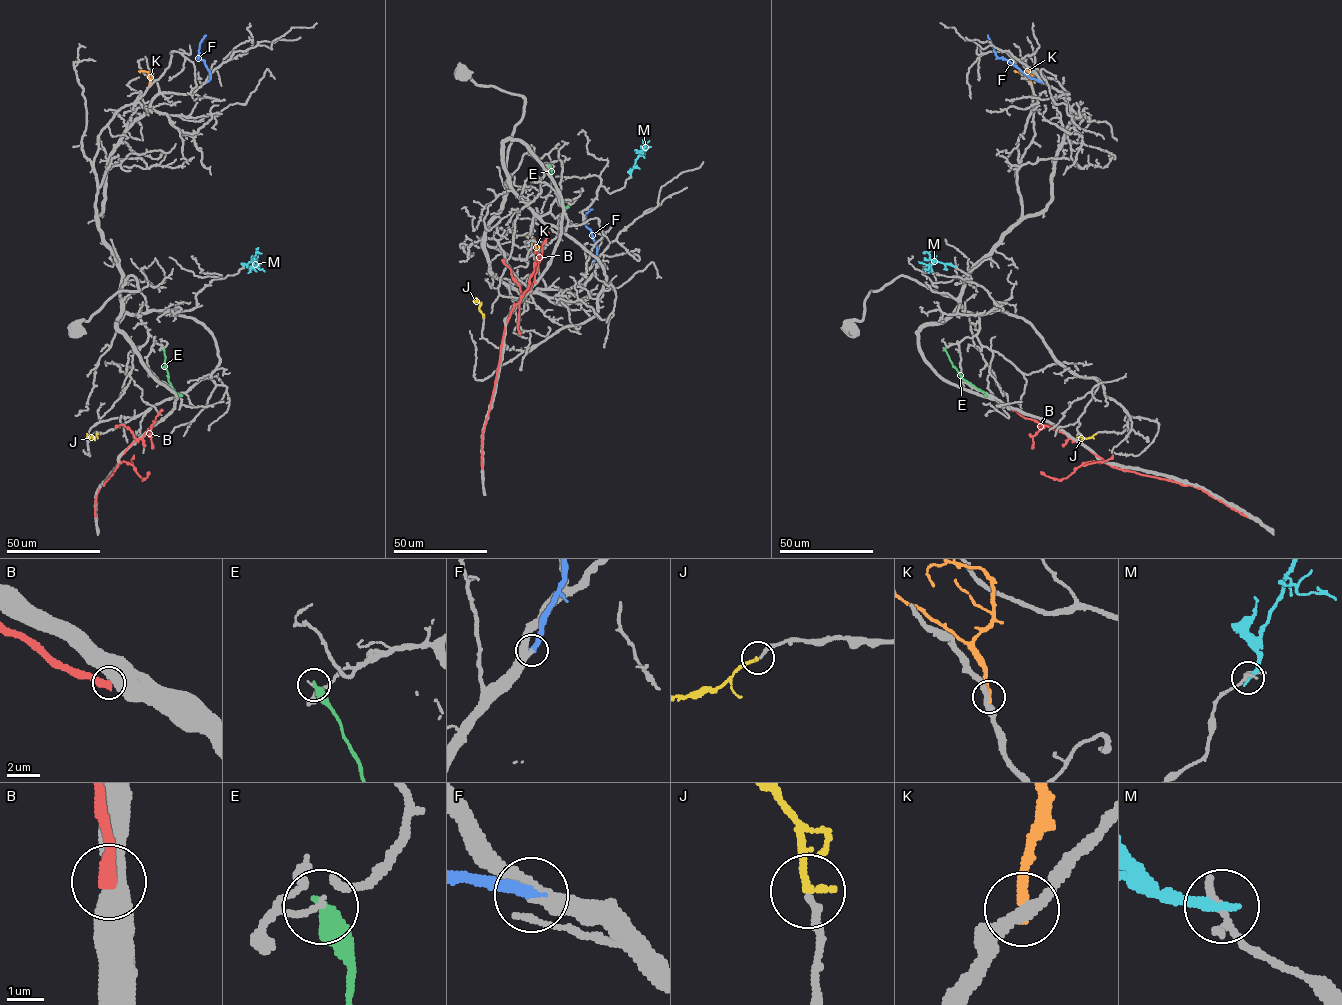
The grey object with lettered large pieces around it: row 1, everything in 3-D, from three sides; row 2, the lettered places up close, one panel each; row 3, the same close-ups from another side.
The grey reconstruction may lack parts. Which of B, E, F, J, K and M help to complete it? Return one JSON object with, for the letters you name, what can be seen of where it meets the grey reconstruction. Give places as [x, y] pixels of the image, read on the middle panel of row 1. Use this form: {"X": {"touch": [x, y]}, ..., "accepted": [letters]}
{"F": {"touch": [593, 264]}, "J": {"touch": [483, 317]}, "accepted": ["F", "J"]}

